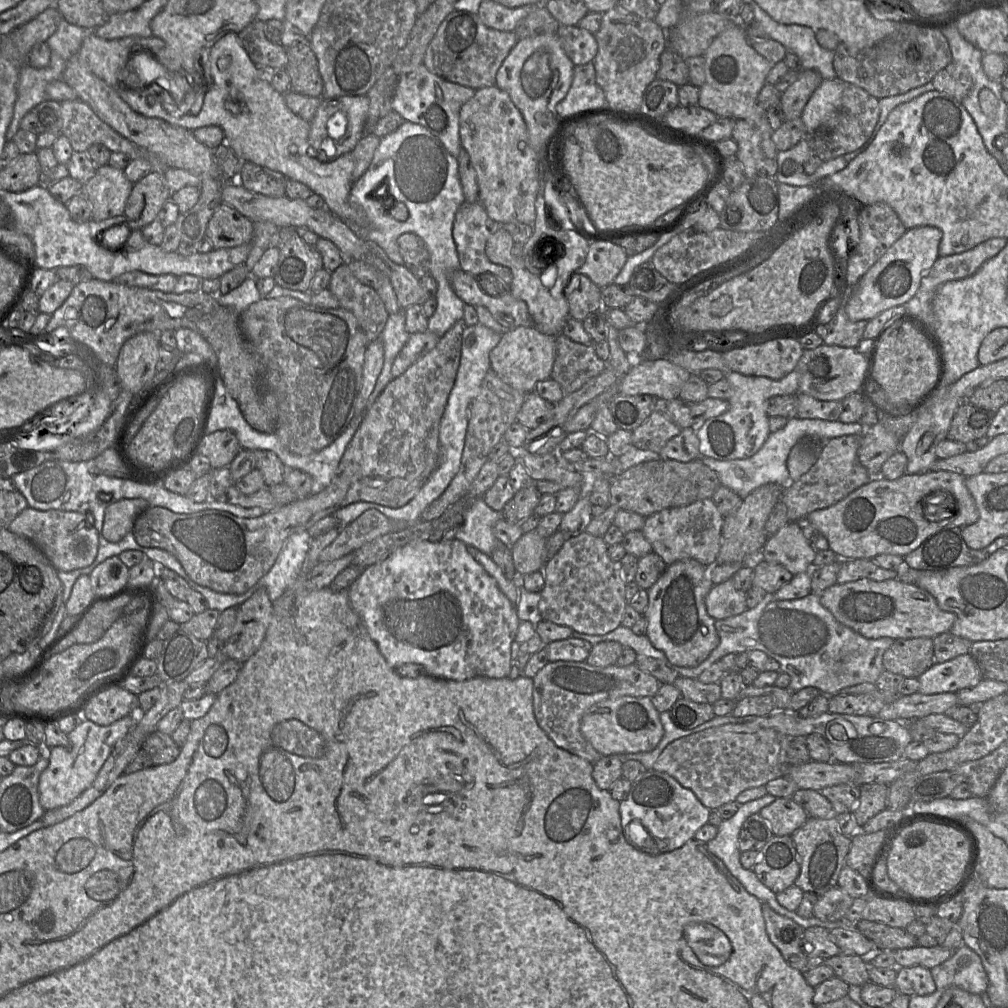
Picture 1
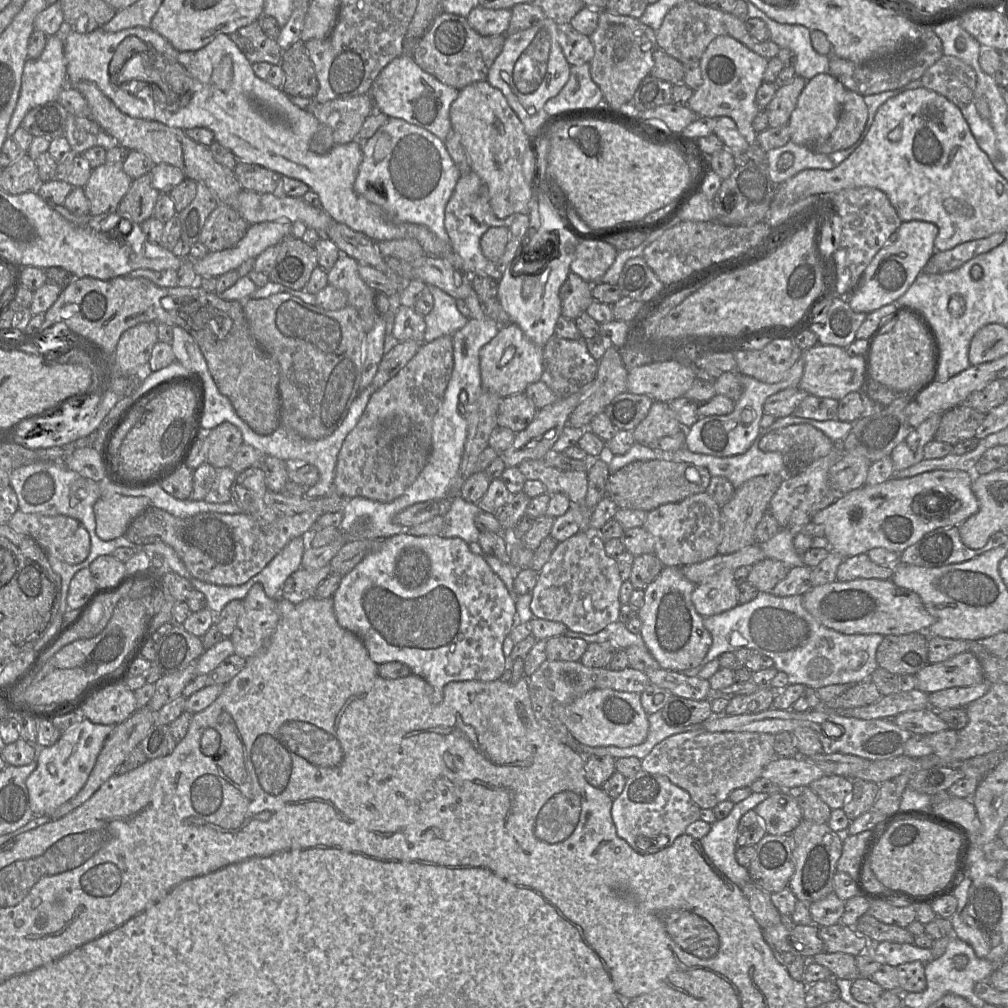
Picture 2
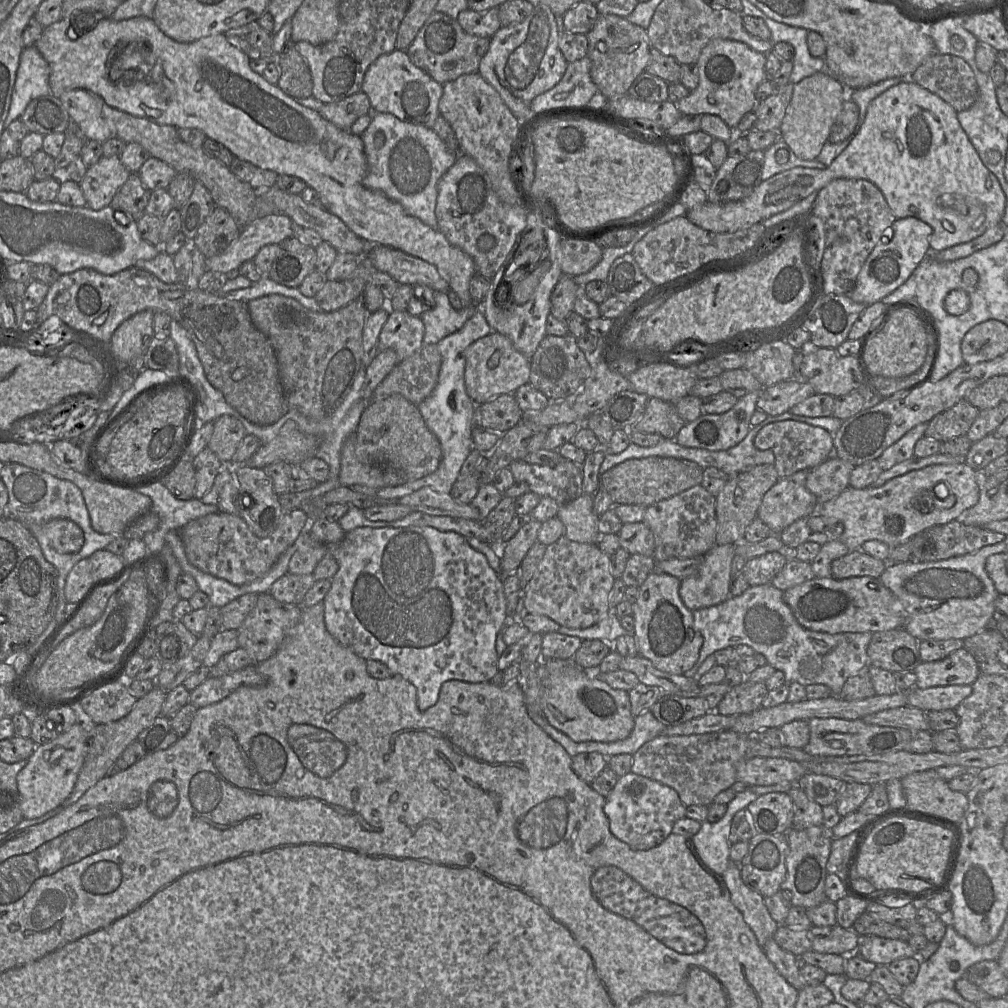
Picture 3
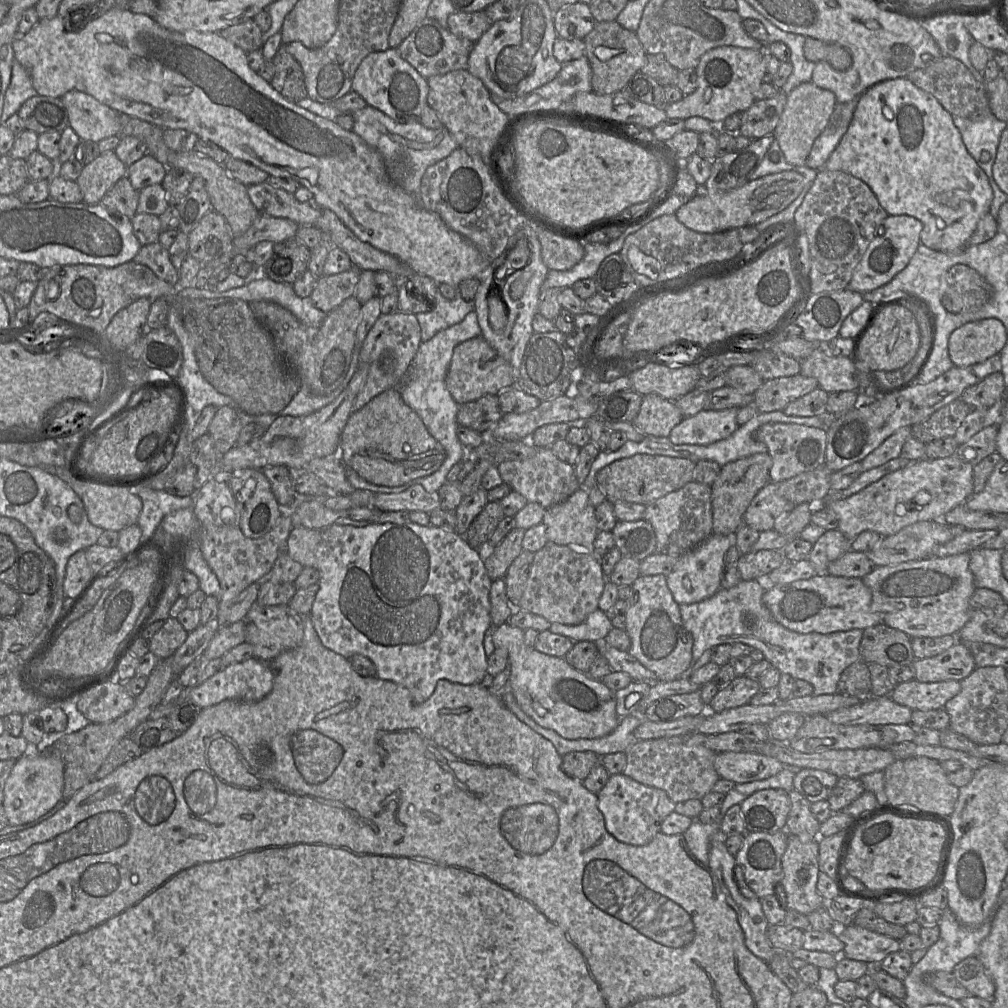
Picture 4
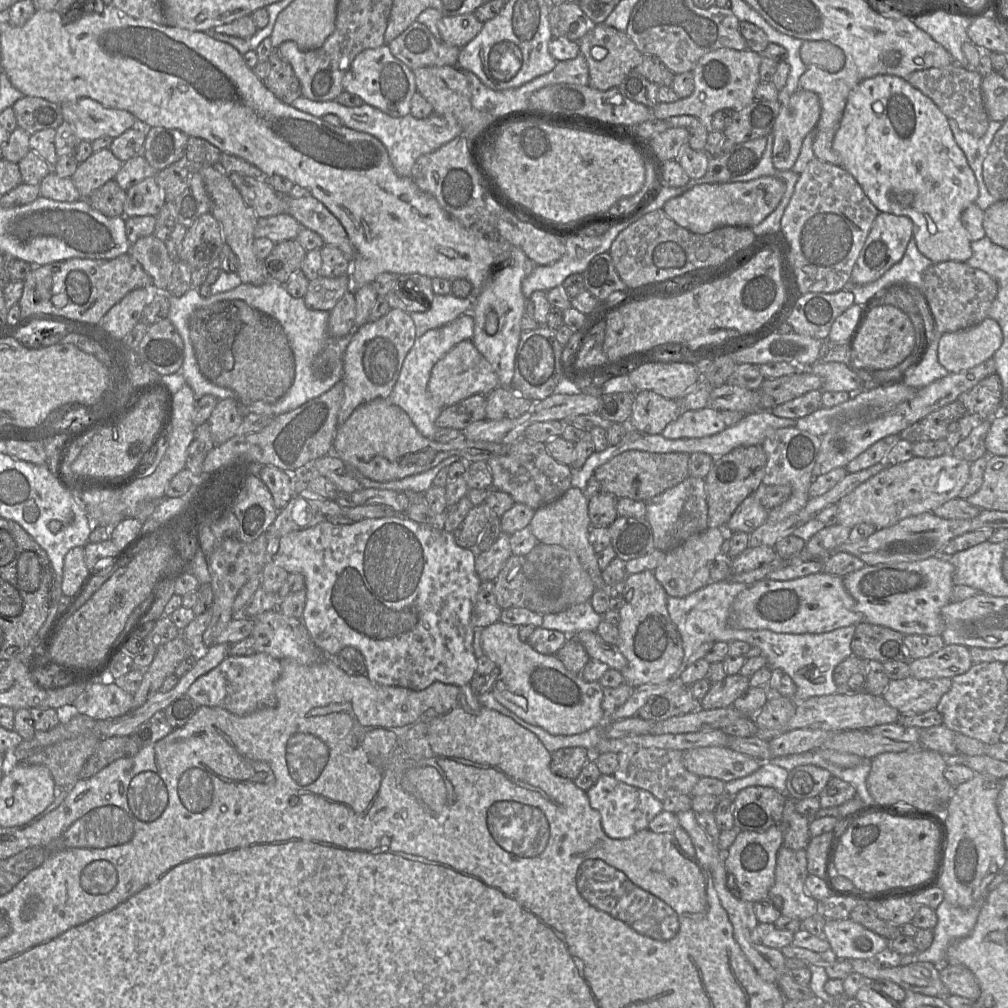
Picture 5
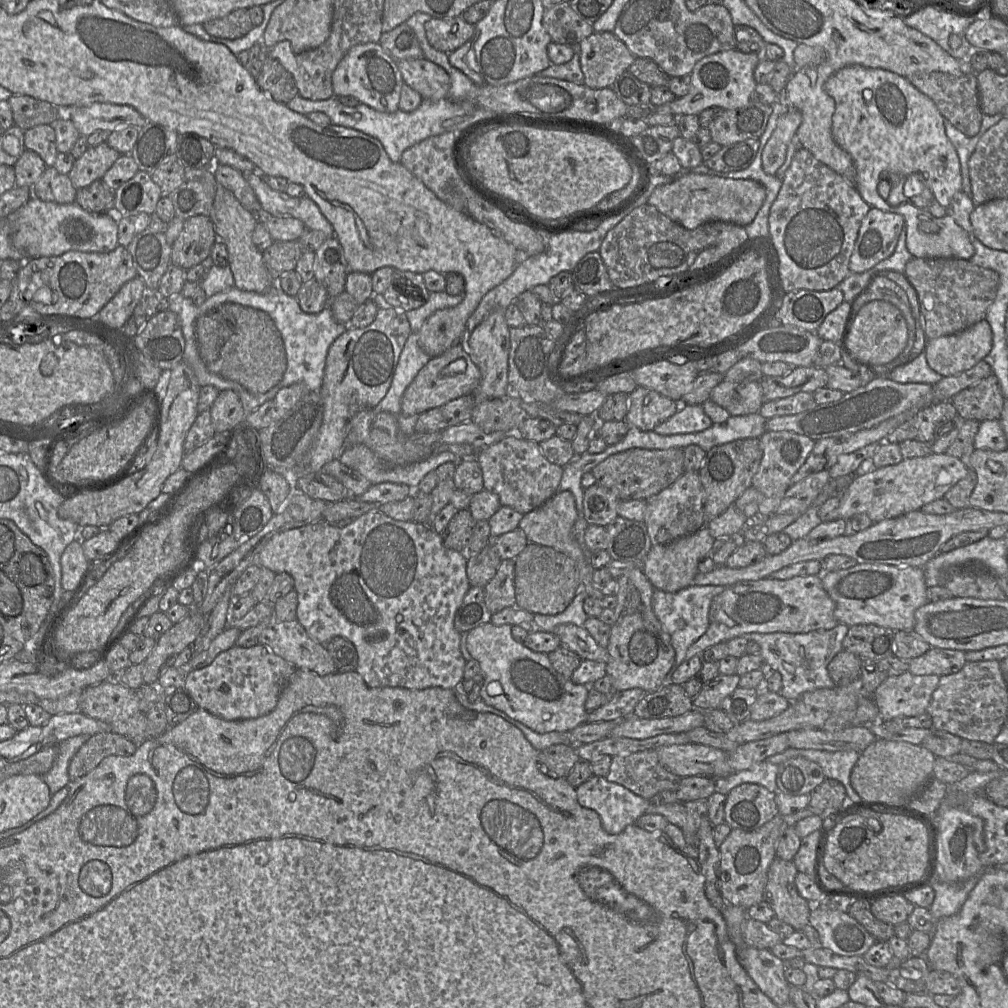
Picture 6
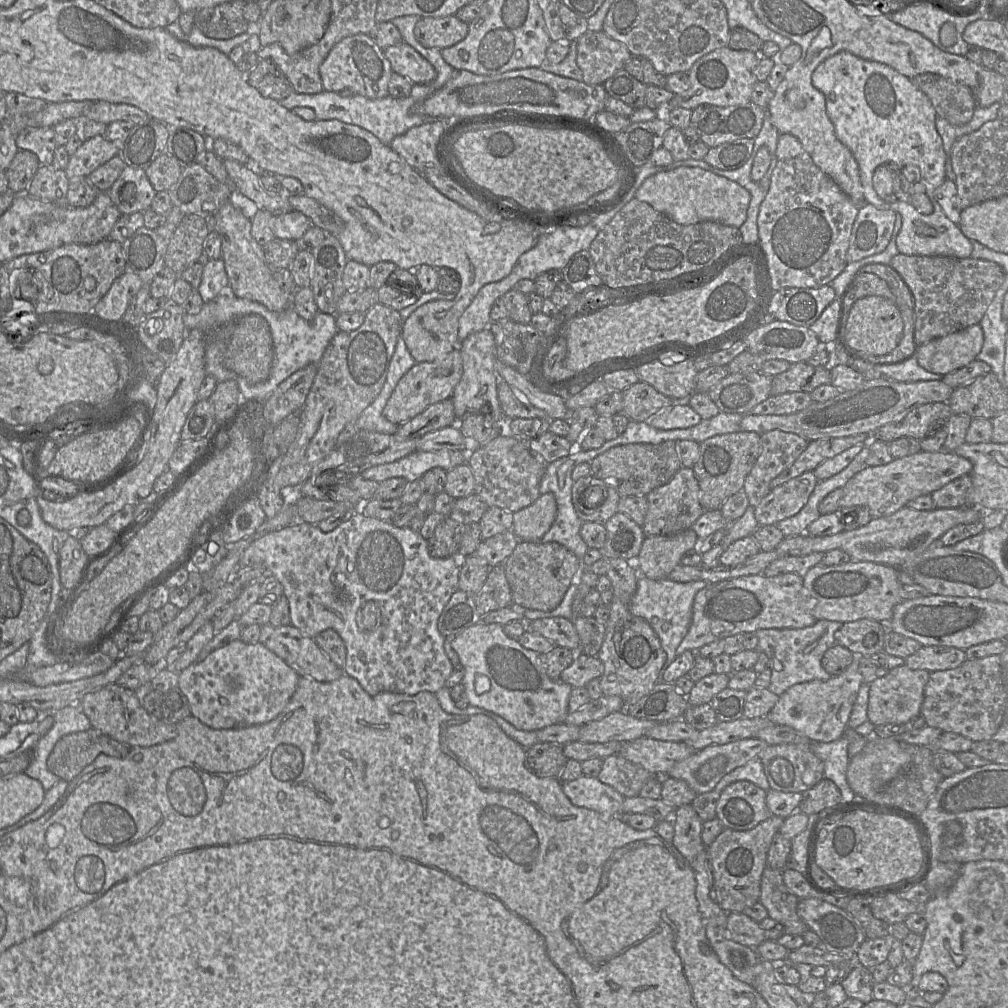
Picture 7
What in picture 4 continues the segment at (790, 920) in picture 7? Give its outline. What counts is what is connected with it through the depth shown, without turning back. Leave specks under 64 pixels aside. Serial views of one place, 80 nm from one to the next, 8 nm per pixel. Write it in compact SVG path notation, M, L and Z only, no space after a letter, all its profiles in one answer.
M788 834L787 847L782 856L783 876L780 882L785 894L785 908L808 915L825 905L817 890L820 873L817 840L802 841Z

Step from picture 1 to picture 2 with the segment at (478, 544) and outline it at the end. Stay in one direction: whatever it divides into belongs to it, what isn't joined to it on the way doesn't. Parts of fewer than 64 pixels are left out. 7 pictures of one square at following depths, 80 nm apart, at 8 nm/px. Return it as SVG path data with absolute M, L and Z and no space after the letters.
M460 496L456 497L448 511L442 516L443 527L440 535L459 537L468 544L478 542L480 531L475 519L480 511L482 510L477 503L468 502Z

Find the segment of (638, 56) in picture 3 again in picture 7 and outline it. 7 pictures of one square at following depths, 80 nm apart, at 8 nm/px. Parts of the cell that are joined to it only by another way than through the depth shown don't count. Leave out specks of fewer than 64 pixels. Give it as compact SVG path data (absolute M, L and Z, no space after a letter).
M587 31L577 39L577 65L582 71L583 82L588 85L602 84L612 77L617 71L624 68L625 63L632 54L627 47L612 39L603 31Z

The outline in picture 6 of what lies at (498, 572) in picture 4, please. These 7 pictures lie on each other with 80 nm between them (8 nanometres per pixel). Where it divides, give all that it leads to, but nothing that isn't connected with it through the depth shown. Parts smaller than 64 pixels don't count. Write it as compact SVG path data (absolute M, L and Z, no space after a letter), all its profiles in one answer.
M492 540L481 553L467 560L466 572L471 587L484 587L495 576L502 562L492 544Z

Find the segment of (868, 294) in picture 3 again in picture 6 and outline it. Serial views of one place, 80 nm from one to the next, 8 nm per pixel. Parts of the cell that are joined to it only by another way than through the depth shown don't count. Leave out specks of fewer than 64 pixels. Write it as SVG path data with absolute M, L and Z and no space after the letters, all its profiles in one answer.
M871 207L859 228L850 258L850 272L865 272L889 258L905 228L906 223L902 215Z

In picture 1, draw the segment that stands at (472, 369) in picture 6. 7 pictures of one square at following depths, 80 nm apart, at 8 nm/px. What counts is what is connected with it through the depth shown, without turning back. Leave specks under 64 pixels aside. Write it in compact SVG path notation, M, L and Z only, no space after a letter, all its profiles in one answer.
M535 327L506 330L489 354L490 369L504 382L523 393L533 392L538 382L551 377L556 357L556 337L541 333Z

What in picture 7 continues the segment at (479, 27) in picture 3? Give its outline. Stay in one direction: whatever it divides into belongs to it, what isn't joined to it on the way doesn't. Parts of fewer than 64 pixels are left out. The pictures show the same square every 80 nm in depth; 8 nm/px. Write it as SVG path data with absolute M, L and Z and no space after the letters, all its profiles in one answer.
M455 15L421 17L414 27L417 41L426 48L444 49L462 41L469 26Z

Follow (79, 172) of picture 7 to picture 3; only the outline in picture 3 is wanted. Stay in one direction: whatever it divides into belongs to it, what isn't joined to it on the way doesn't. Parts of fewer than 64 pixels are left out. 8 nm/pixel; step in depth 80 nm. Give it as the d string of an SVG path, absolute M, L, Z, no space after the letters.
M119 156L101 157L97 163L87 168L79 183L87 206L93 210L110 206L114 195L130 174Z

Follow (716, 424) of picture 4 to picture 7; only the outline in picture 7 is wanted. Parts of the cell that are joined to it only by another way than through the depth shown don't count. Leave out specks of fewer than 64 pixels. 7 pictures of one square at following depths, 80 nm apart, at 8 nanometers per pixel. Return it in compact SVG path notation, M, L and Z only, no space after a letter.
M673 401L673 405L663 408L646 420L656 429L673 430L693 427L701 422L701 416L687 401Z

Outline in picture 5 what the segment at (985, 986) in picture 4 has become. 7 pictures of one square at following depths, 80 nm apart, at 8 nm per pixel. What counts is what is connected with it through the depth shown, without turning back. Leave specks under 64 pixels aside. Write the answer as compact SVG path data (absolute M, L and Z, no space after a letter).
M962 964L940 966L940 978L951 995L977 1000L981 987L973 972Z

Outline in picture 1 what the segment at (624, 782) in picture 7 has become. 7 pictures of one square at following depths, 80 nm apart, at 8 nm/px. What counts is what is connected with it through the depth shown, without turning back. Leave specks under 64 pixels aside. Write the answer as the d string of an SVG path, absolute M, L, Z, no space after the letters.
M738 723L738 724L725 724L725 725L722 725L722 726L719 726L719 727L712 727L712 728L708 728L708 729L705 729L703 731L700 731L700 732L696 732L696 733L693 733L693 734L690 734L688 736L684 736L684 737L681 737L671 743L669 743L665 749L661 752L660 756L658 757L658 759L656 760L656 762L654 763L653 765L653 768L652 770L654 771L659 771L659 772L664 772L664 773L667 773L669 774L670 776L672 776L673 778L675 778L683 787L685 788L688 788L690 790L692 790L695 795L697 796L697 798L699 799L699 801L705 806L707 807L708 809L710 810L716 810L718 807L722 806L723 804L726 804L726 803L729 803L729 802L733 802L736 800L737 796L744 790L746 789L750 789L750 788L754 788L754 787L759 787L759 786L765 786L769 781L771 780L774 780L774 779L777 779L779 777L783 777L785 774L786 774L786 770L787 768L790 766L788 763L786 763L786 757L784 756L784 737L787 737L787 736L796 736L796 735L784 735L774 729L771 729L771 728L763 728L763 727L760 727L758 726L757 724L753 724L753 723Z

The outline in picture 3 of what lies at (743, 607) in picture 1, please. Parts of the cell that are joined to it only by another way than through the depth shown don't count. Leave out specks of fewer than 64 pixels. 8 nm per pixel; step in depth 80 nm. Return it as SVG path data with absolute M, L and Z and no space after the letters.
M716 544L700 558L696 573L681 580L679 595L691 611L718 605L731 597L731 564L735 555L735 547L735 544Z

